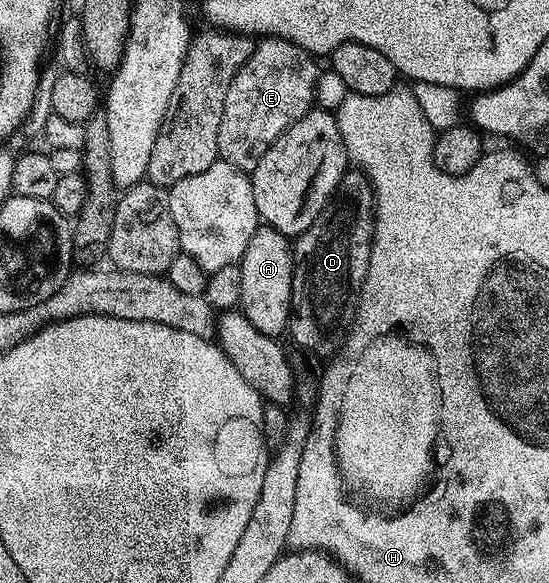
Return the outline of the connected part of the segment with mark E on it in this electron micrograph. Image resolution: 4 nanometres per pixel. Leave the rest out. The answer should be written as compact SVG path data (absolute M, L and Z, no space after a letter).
M277 38L259 39L248 62L240 66L236 78L232 78L232 86L228 86L228 98L224 98L224 114L220 118L219 157L242 172L253 172L260 158L264 158L266 151L274 145L276 138L280 138L280 134L285 128L292 126L292 122L304 118L304 114L315 103L314 87L318 84L320 75L318 64L315 57L292 42Z

